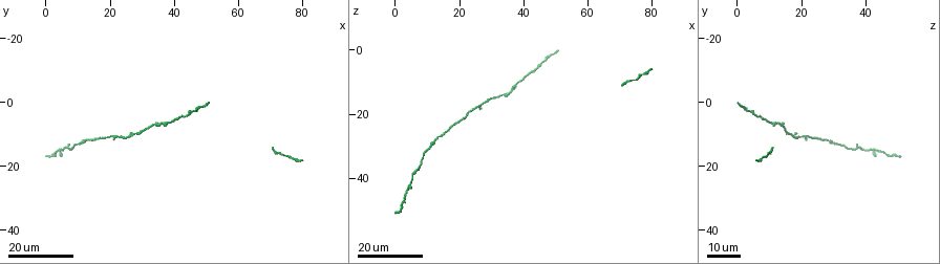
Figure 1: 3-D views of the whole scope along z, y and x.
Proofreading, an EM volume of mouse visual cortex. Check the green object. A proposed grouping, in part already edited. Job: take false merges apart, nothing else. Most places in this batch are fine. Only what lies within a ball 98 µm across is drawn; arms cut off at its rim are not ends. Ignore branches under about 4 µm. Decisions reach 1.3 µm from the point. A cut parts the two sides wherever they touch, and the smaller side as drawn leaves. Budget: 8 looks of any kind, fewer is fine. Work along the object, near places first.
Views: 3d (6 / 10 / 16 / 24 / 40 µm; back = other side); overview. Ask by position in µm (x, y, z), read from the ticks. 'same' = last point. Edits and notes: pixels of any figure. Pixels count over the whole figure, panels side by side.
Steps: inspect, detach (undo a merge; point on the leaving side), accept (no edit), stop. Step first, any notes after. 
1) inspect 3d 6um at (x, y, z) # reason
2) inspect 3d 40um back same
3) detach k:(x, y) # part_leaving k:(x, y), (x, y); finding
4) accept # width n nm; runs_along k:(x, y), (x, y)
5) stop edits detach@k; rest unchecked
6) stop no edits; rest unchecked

inspect 3d 24um at (26.5, 10.5, 17.5) # three-way junction

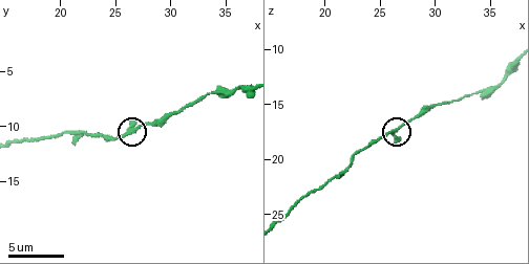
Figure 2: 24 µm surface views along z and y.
inspect 3d 6um at (26.4, 10.6, 17.2) # zoom in

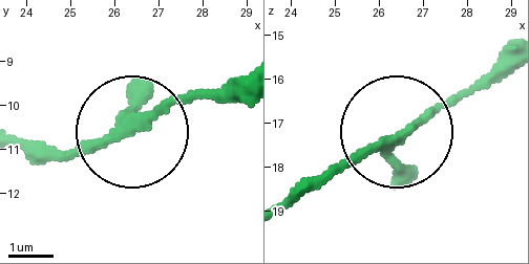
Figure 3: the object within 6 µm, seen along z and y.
accept # arms 3; runs_along 3:(244, 79), (164, 101), (55, 157); continuous, no second neuron

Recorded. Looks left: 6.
inspect 3d 10um at (35.8, 6.8, 13.2)

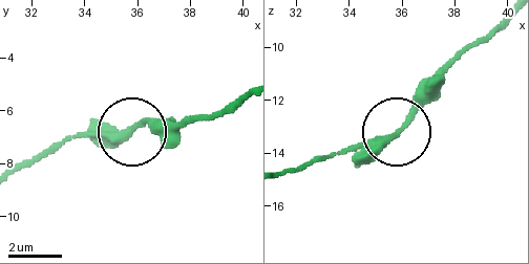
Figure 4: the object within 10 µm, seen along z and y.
inspect 3d 10um back at (35.6, 6.9, 13.4)

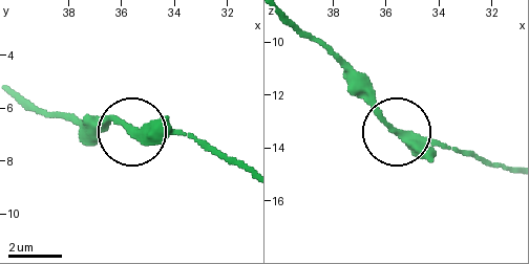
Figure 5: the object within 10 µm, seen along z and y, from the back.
accept # all the same neuron

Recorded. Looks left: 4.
inspect 3d 24um at (7.0, 14.0, 37.0) # sudden change in width

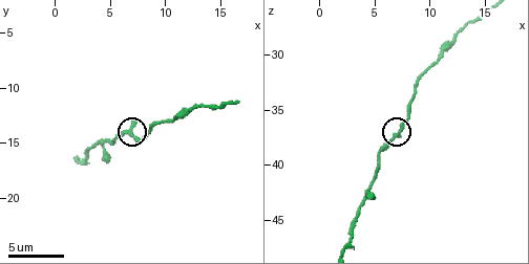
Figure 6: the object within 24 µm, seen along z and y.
inspect 3d 10um at (7.4, 14.6, 37.0) # closer look

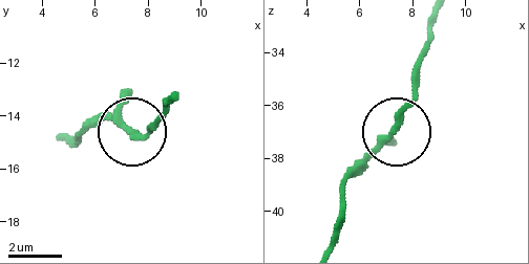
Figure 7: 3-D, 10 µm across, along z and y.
accept # runs_along 7:(438, 17), (401, 125), (352, 170); continuous, no second neuron

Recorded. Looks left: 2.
inspect 3d 24um at (73.5, 17.0, 9.5) # narrows sharply

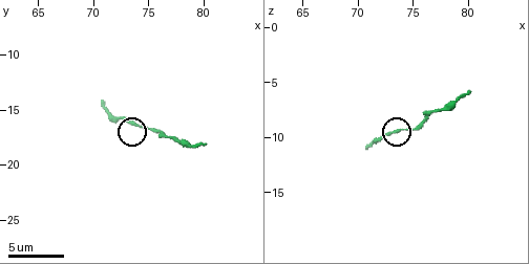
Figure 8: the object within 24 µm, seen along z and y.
inspect 3d 6um at (74.2, 16.6, 9.6)

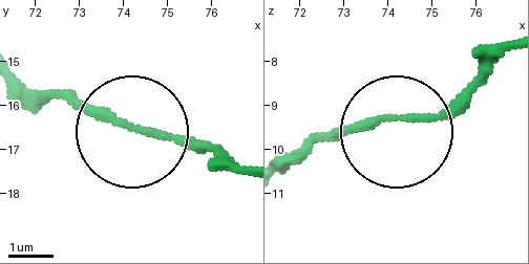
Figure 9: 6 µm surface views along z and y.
accept # continuous, no second neuron

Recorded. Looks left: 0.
stop no edits; rest unchecked

